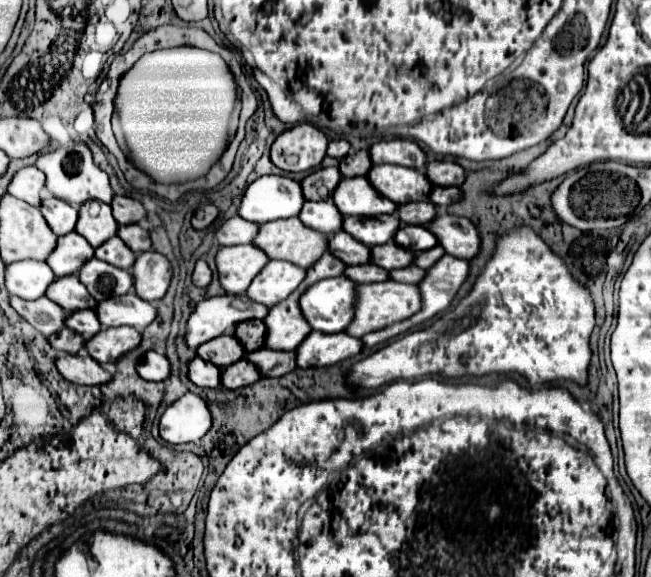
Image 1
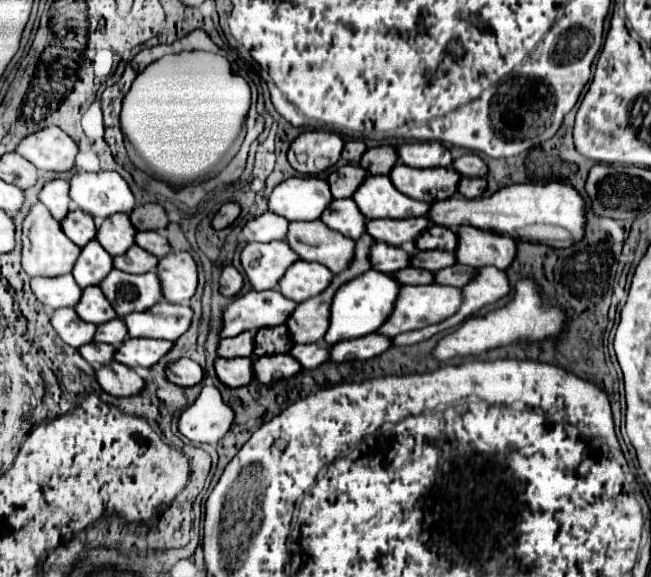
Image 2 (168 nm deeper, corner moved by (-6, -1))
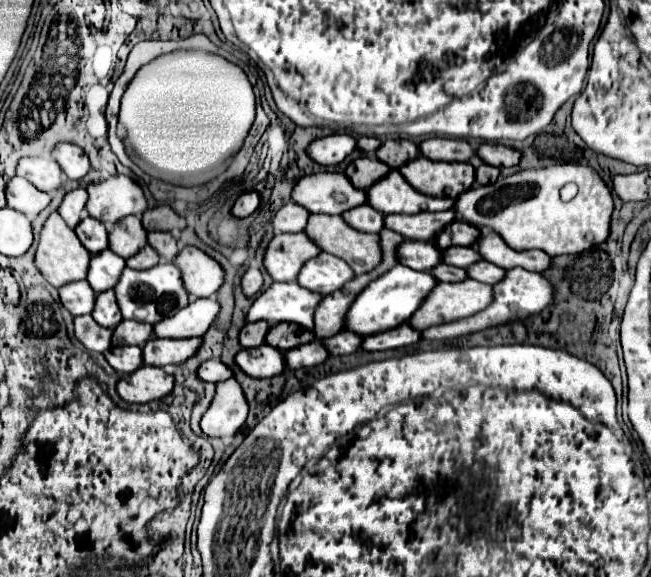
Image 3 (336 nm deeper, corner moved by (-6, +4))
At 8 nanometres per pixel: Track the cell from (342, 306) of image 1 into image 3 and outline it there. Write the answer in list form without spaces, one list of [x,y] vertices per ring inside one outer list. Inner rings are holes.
[[[402,264],[394,266],[390,272],[382,274],[378,280],[374,280],[358,294],[346,316],[346,330],[352,330],[362,336],[372,336],[408,322],[408,316],[412,316],[412,312],[420,308],[420,304],[428,298],[428,294],[436,284],[438,282],[430,272],[410,270],[408,266]]]

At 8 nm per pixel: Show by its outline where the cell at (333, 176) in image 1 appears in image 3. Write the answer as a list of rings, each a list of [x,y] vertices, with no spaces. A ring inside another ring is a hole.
[[[366,156],[358,158],[356,162],[352,162],[348,166],[348,170],[346,170],[350,182],[356,188],[362,188],[362,190],[370,188],[374,182],[378,182],[380,178],[384,178],[388,172],[390,172],[388,164],[384,164],[384,162],[376,160],[376,158],[374,160],[372,158],[366,158]]]

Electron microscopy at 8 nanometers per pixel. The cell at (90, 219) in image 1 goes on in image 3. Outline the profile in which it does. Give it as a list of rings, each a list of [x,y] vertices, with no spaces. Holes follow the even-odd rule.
[[[126,216],[124,220],[120,220],[110,232],[108,240],[110,240],[110,250],[126,260],[148,244],[146,230],[138,216]]]

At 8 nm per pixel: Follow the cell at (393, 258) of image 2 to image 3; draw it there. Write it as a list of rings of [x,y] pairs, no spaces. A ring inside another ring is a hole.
[[[404,240],[398,248],[398,260],[400,264],[412,268],[412,270],[432,270],[440,264],[442,250],[432,242],[414,242]]]

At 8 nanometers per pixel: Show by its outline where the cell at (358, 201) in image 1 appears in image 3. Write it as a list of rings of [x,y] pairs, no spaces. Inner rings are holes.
[[[398,170],[368,188],[368,202],[382,214],[418,214],[454,208],[454,198],[434,198],[414,190]]]

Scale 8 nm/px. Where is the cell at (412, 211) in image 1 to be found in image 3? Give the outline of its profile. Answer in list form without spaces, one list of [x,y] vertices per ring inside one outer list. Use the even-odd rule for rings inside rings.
[[[558,164],[548,168],[518,170],[512,176],[498,178],[494,184],[470,188],[458,196],[454,208],[464,222],[478,228],[494,228],[518,252],[538,248],[548,256],[560,256],[590,250],[610,236],[614,198],[608,184],[594,168],[580,164]],[[566,182],[578,186],[578,194],[572,202],[562,202],[560,198],[560,188]]]

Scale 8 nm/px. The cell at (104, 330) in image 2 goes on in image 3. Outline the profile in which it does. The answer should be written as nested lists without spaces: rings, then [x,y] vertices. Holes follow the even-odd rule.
[[[124,320],[114,328],[114,344],[120,346],[144,346],[144,340],[150,340],[154,336],[152,324],[136,322],[136,320]]]

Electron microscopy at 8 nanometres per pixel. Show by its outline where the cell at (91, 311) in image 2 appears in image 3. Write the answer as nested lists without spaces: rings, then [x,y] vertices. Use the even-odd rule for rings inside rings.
[[[112,290],[98,294],[96,308],[94,308],[92,316],[104,328],[116,328],[116,324],[120,324],[120,320],[124,320],[120,316],[120,308],[116,304],[116,296],[114,296]]]

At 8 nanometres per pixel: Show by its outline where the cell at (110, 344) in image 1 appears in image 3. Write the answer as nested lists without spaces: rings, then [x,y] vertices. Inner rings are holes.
[[[152,338],[144,346],[144,362],[150,366],[184,364],[188,358],[198,354],[200,346],[202,346],[202,338],[186,338],[186,340]]]

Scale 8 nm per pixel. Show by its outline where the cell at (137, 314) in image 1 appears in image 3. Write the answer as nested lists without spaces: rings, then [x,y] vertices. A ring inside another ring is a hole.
[[[198,298],[190,302],[188,308],[182,308],[174,314],[174,318],[164,318],[162,322],[154,324],[154,334],[158,338],[194,338],[194,336],[204,336],[208,328],[214,324],[216,316],[220,314],[220,302],[216,298]]]

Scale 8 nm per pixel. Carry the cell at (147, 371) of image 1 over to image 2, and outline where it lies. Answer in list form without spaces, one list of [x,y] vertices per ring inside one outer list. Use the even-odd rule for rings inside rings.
[[[176,359],[164,367],[164,375],[170,383],[182,385],[182,387],[192,387],[202,381],[202,369],[196,361],[192,359]]]

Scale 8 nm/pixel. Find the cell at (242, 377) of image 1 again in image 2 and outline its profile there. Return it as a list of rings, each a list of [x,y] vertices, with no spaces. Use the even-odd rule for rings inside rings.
[[[288,353],[286,355],[268,355],[268,357],[254,357],[252,359],[256,381],[260,383],[272,383],[278,379],[292,377],[300,371],[300,365],[296,359],[292,359]]]

